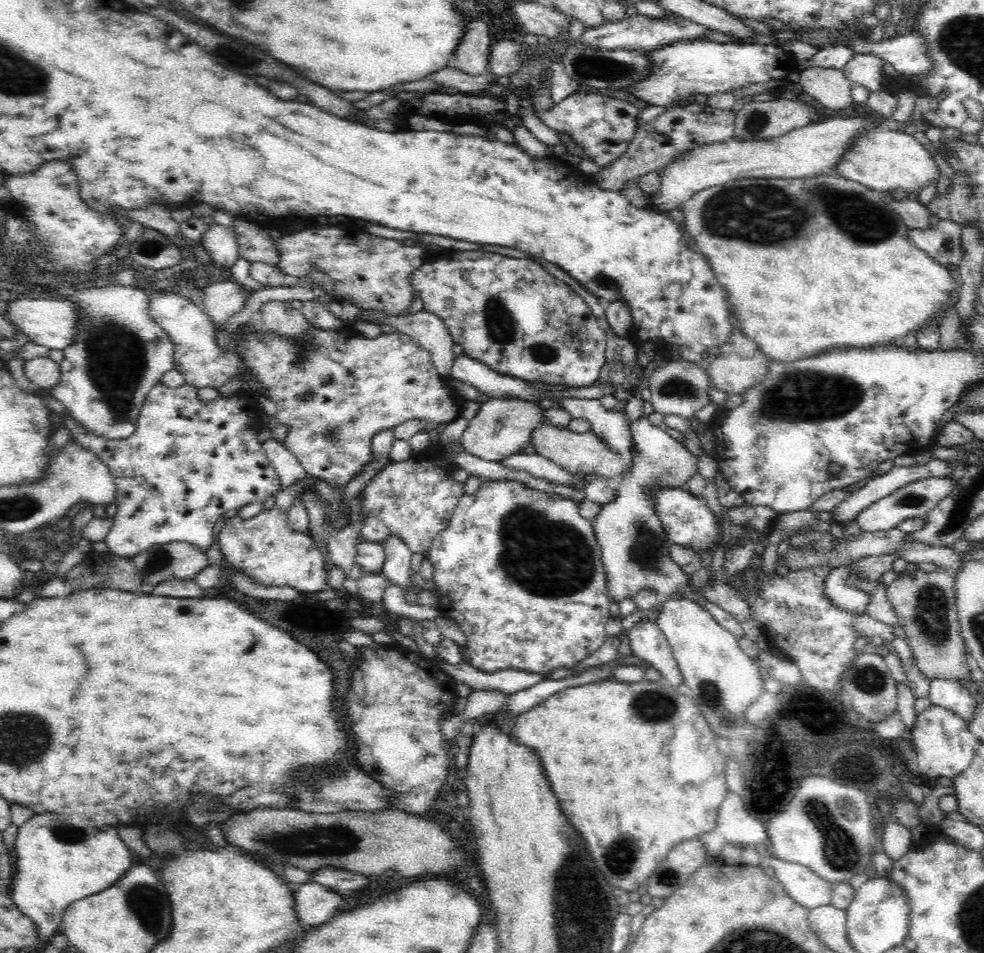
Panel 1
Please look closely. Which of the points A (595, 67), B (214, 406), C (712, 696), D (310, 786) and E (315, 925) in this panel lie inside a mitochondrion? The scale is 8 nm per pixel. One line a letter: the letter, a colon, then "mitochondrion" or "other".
A: mitochondrion
B: other
C: mitochondrion
D: mitochondrion
E: other

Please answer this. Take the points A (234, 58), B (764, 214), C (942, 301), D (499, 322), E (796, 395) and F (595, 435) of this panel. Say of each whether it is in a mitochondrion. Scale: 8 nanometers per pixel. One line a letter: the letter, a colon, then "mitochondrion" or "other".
A: other
B: mitochondrion
C: other
D: mitochondrion
E: mitochondrion
F: other

